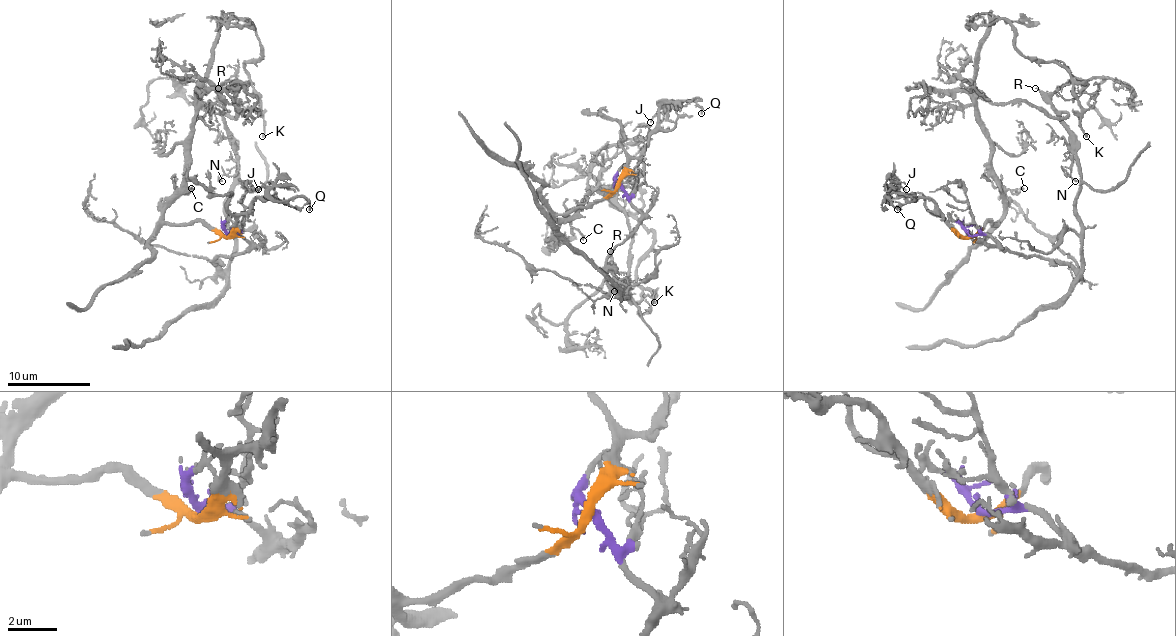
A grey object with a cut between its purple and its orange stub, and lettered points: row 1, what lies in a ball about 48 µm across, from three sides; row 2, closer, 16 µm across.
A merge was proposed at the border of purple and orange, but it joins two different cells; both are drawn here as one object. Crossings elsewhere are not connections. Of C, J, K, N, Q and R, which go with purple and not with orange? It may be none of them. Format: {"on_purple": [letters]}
{"on_purple": ["N", "R"]}

